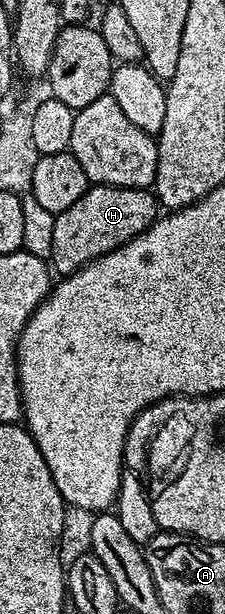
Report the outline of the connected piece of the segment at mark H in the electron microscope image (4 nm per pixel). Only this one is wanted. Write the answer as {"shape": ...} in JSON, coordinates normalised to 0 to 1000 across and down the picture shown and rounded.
{"shape":[[[409,300],[298,342],[244,347],[240,401],[222,419],[236,438],[267,441],[262,448],[289,451],[351,436],[378,436],[409,423],[467,417],[489,407],[533,404],[564,391],[587,391],[667,370],[676,360],[702,352],[702,327],[653,306],[529,306],[484,300]]]}

